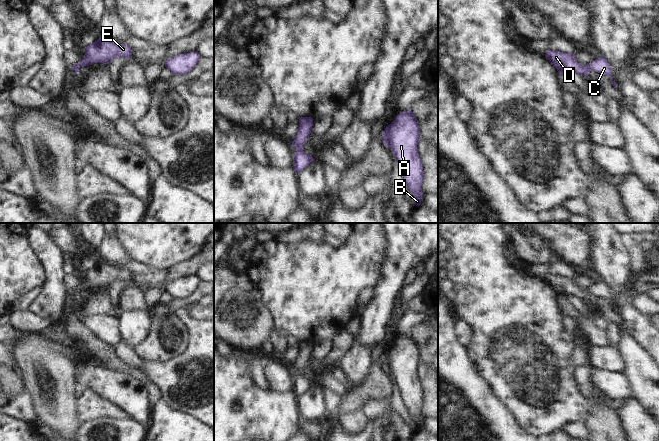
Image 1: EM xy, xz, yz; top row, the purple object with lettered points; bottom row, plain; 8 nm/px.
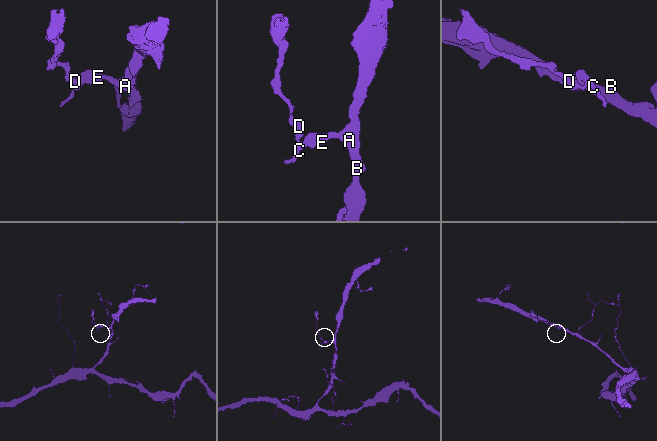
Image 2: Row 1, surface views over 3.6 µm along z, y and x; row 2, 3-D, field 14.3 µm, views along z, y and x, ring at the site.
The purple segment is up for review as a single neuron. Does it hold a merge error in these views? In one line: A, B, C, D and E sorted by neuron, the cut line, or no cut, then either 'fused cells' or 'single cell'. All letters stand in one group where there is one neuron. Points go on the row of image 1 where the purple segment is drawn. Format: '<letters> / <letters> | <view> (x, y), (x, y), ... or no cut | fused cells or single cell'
A B C E / D | xz (296, 148), (302, 150) | fused cells

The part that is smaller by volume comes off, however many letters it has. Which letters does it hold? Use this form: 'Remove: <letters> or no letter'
Remove: D

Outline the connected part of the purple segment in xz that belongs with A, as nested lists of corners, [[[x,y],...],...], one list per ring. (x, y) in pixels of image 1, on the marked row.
[[[411,110],[399,112],[395,120],[386,126],[382,139],[390,147],[401,169],[402,176],[414,196],[414,204],[421,205],[423,165],[417,152],[420,127]]]

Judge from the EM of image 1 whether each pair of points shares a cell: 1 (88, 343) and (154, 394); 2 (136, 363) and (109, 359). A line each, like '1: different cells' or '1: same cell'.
1: same cell
2: different cells

